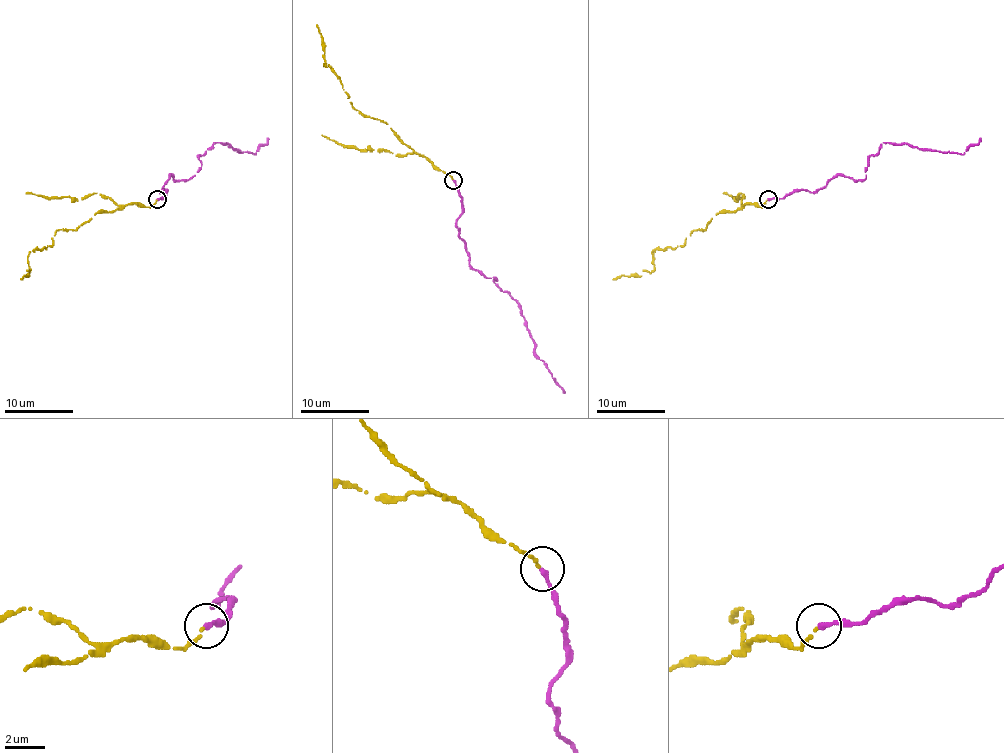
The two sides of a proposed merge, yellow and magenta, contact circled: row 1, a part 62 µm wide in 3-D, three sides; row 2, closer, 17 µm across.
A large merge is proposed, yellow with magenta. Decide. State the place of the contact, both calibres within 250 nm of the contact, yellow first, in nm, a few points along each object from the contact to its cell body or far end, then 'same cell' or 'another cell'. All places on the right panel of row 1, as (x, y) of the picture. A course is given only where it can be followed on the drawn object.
place (768, 199); calibres 170 and 260 nm; course yellow (766, 199), (761, 206), (746, 203), (735, 212), (720, 212), (682, 246), (651, 251), (653, 270), (613, 279); course magenta (768, 199), (804, 189), (815, 193), (834, 177), (865, 179), (870, 156), (884, 143), (963, 155), (980, 137); same cell

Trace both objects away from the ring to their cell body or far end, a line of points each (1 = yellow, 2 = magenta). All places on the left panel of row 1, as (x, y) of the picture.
1: (156, 199), (98, 212), (75, 229), (56, 230), (51, 246), (30, 251), (29, 275), (20, 279)
2: (158, 199), (172, 175), (191, 179), (201, 165), (197, 156), (215, 143), (256, 155), (268, 137)

